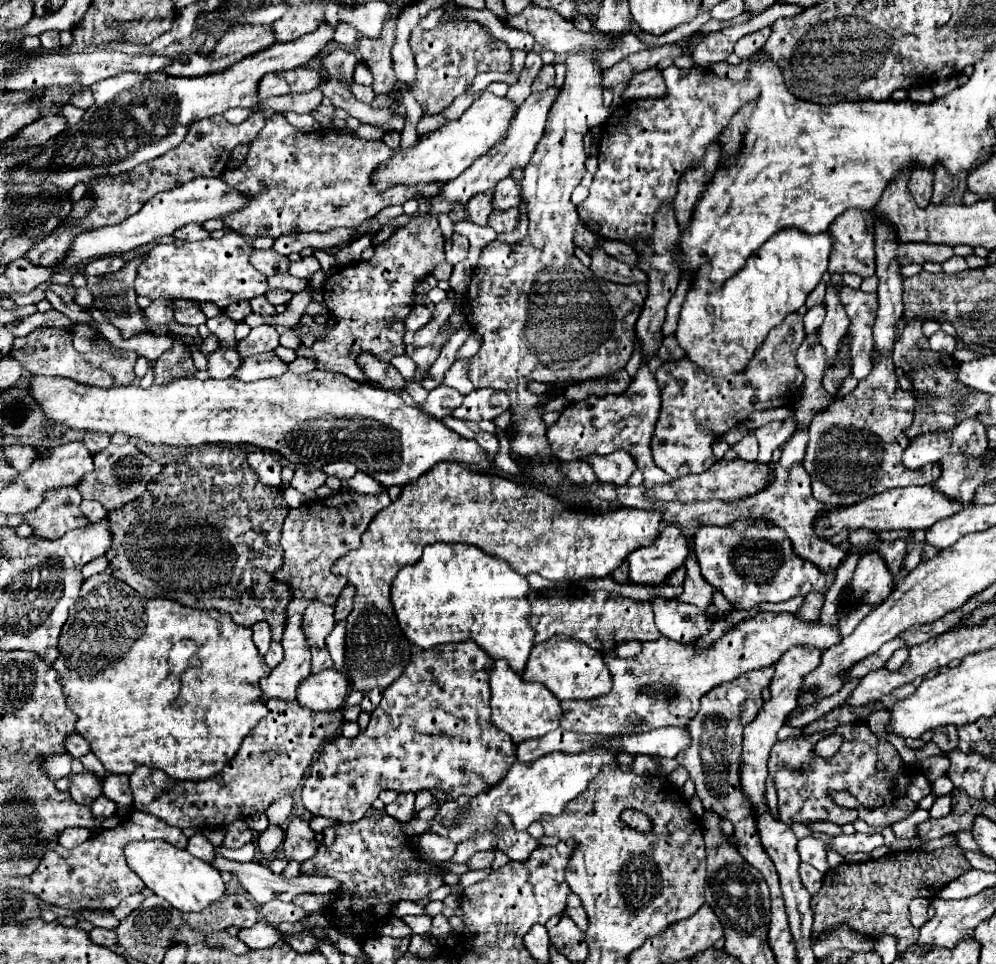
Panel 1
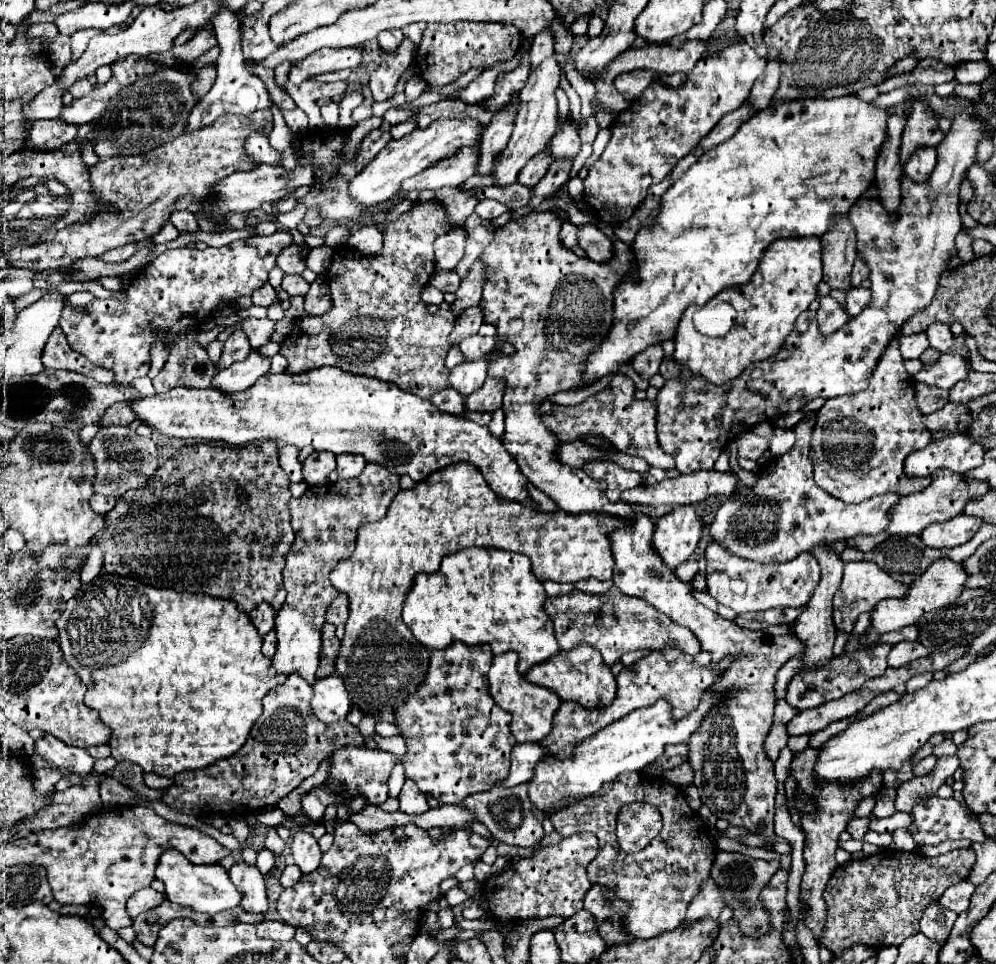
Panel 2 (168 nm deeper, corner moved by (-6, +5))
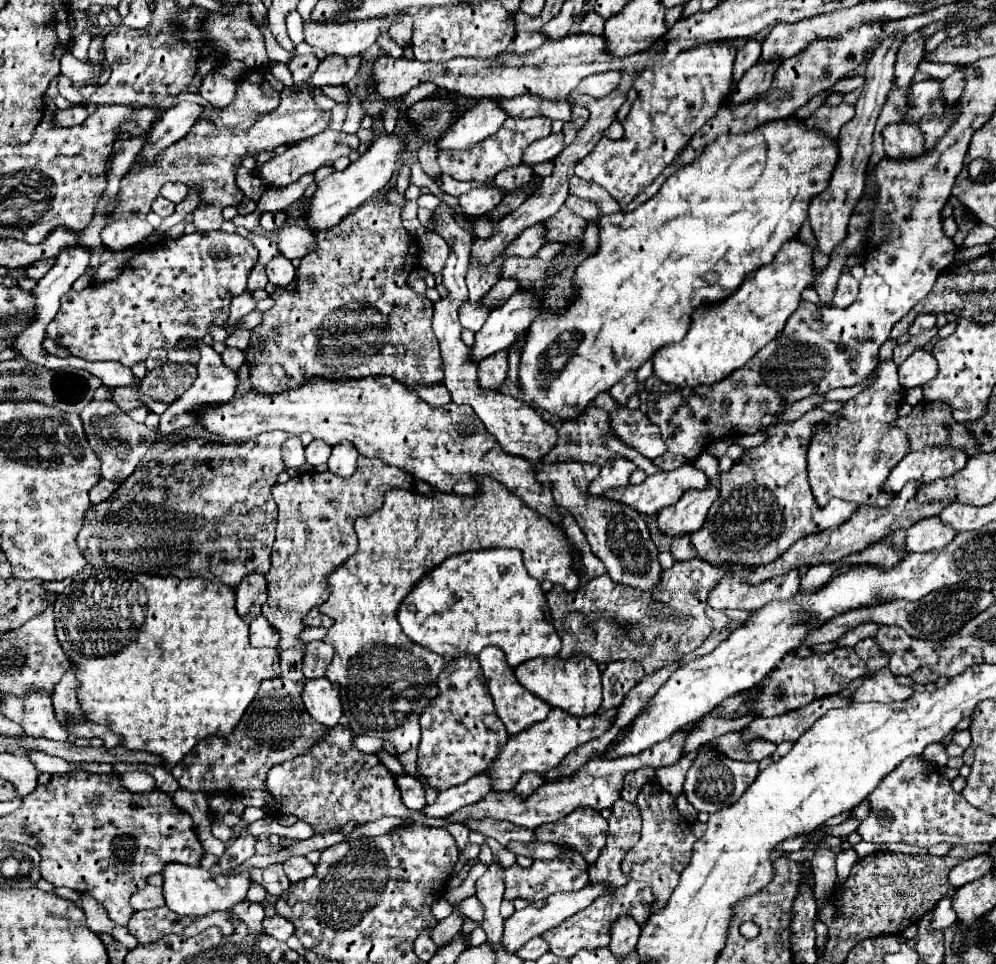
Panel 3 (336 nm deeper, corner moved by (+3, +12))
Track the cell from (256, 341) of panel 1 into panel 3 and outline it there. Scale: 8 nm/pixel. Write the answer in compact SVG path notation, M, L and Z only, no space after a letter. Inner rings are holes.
M245 292L245 294L233 298L233 300L231 300L231 312L229 312L229 318L227 318L227 322L223 324L223 328L227 330L227 334L235 332L237 326L239 326L239 322L241 322L241 318L247 316L247 314L251 314L251 312L255 310L255 306L257 306L257 302L251 298L249 292Z

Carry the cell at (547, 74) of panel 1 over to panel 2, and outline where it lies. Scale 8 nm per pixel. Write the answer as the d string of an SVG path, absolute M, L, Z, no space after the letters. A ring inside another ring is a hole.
M554 55L550 59L544 59L538 67L534 67L534 71L530 73L530 79L526 83L526 87L520 91L518 95L518 117L514 121L514 133L506 145L506 149L502 151L498 169L492 173L496 179L496 185L504 187L516 181L518 171L538 153L546 147L546 143L550 143L550 139L554 137L556 131L556 89L560 83L560 75L562 75L562 67L560 63L554 59Z

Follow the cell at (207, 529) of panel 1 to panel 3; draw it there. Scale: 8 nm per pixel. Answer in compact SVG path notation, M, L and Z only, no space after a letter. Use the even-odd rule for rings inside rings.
M269 432L261 436L261 440L251 440L247 444L191 444L191 440L181 440L177 444L171 444L165 458L155 458L149 462L143 462L115 492L109 500L91 506L85 514L83 530L79 532L79 548L87 562L95 568L119 568L133 574L153 574L153 576L175 576L175 578L207 578L211 582L221 582L231 588L237 588L241 580L249 574L261 574L265 576L269 572L269 556L271 556L271 544L275 540L275 522L277 522L277 506L271 498L271 488L277 484L279 472L285 470L285 464L281 460L281 444L285 442L285 432Z

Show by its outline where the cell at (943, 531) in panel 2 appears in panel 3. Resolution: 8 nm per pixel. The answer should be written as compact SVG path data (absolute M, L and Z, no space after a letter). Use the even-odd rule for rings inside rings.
M939 516L923 518L907 530L907 550L909 552L929 552L943 548L955 538L955 530L941 522Z

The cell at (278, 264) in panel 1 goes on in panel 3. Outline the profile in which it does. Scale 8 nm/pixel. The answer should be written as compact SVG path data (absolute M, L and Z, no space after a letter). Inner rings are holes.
M285 226L277 232L279 240L279 252L287 258L287 260L295 260L295 258L303 258L309 252L313 252L313 244L315 244L315 234L309 228L301 228L301 226Z

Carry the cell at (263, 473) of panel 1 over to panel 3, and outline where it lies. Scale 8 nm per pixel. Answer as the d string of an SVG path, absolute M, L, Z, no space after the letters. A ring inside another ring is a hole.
M287 438L281 446L281 452L283 452L283 462L287 468L299 468L305 464L303 444L299 438Z

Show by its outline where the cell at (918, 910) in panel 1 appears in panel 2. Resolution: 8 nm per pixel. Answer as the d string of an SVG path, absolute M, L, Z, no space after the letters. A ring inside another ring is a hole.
M932 903L926 907L922 919L920 919L920 931L928 937L928 939L936 939L940 945L946 943L954 921L956 921L956 913L942 907L940 903Z

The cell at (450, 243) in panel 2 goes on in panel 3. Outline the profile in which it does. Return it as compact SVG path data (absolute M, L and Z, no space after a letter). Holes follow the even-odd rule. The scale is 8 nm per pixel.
M427 232L421 238L421 264L425 270L429 270L431 274L439 274L445 266L445 256L447 256L447 244L441 236L437 236L435 232Z

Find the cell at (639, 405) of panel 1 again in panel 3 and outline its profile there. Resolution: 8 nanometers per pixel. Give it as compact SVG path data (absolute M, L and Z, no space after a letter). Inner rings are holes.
M601 392L595 400L591 400L593 408L603 408L611 418L611 432L627 446L635 448L639 454L649 460L665 454L665 444L661 440L659 428L653 426L641 410L629 410L621 406L609 392Z

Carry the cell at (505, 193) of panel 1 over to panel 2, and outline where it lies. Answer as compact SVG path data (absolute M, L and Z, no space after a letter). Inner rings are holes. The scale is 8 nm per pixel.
M540 151L538 155L534 155L534 159L528 161L528 165L520 171L518 175L518 183L522 185L528 185L528 187L534 187L548 171L548 167L552 165L554 159L550 159L550 151Z

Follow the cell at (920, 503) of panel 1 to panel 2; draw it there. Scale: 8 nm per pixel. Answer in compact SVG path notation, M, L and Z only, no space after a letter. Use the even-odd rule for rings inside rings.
M814 419L798 421L792 431L796 435L794 447L782 457L764 463L762 469L758 467L758 481L752 487L740 487L734 491L734 495L718 507L710 523L712 539L722 543L732 555L760 563L784 563L824 541L834 543L860 533L880 533L890 521L888 511L900 499L896 493L878 495L858 505L834 499L812 479L810 435L814 431Z

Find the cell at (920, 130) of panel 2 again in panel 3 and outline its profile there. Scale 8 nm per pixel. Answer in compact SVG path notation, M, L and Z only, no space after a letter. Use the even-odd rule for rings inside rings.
M925 80L917 82L909 90L907 110L905 110L905 124L919 124L925 116L943 116L945 106L939 94L939 80Z

